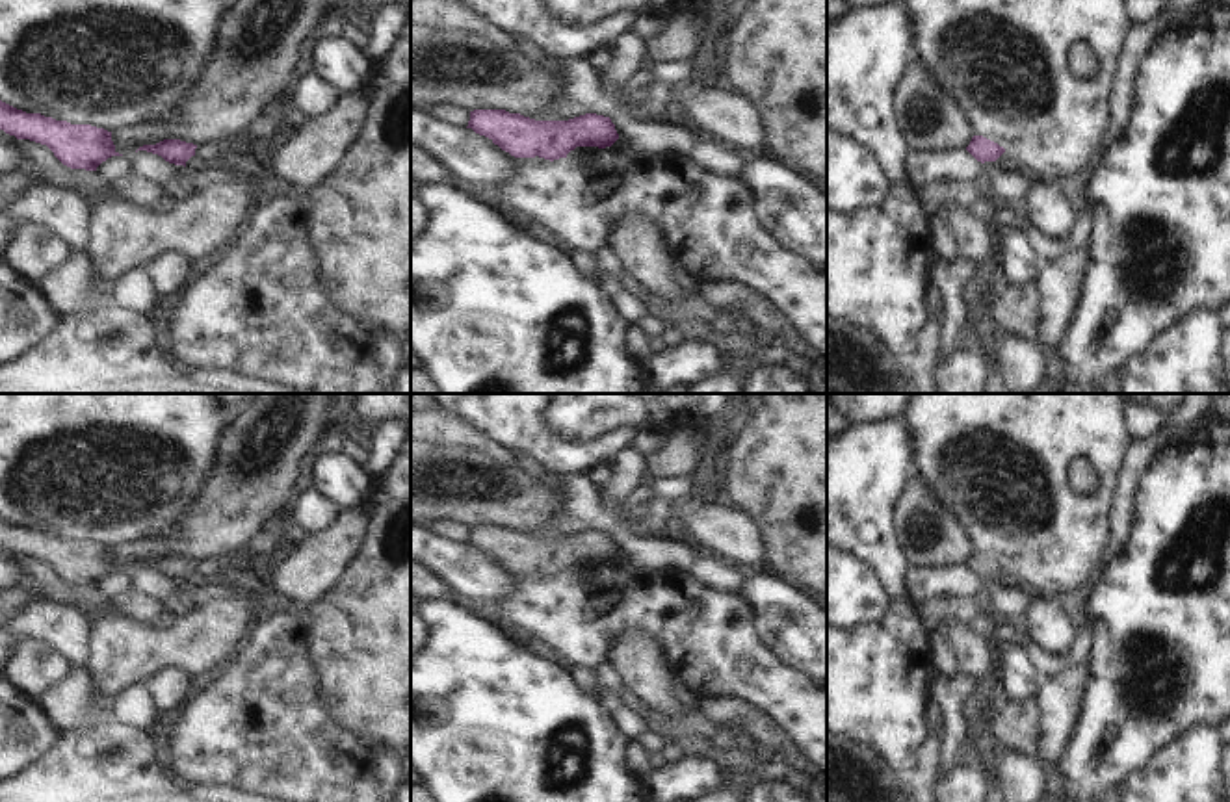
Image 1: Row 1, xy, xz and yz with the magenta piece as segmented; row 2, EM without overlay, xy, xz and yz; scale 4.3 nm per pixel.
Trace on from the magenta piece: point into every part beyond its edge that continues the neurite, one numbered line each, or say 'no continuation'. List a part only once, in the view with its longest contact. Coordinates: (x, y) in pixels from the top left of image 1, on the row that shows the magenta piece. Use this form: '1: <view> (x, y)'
no continuation

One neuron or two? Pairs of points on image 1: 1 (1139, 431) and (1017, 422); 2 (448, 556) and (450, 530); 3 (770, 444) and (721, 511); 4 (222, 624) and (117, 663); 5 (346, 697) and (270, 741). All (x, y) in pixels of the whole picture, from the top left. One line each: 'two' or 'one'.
1: two
2: two
3: two
4: one
5: two

